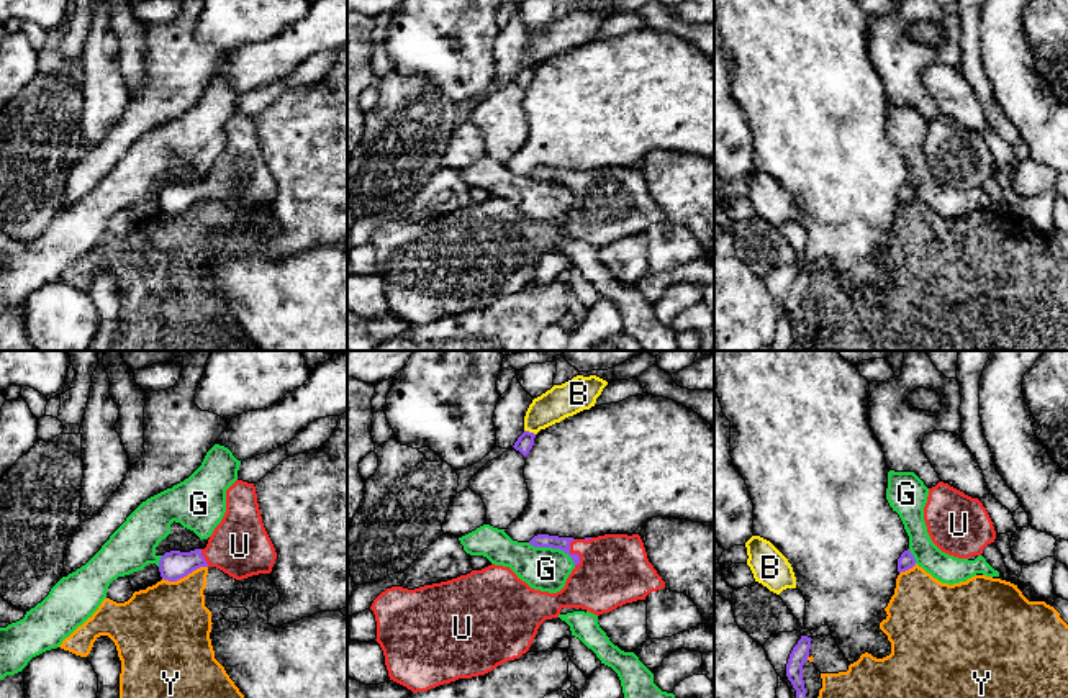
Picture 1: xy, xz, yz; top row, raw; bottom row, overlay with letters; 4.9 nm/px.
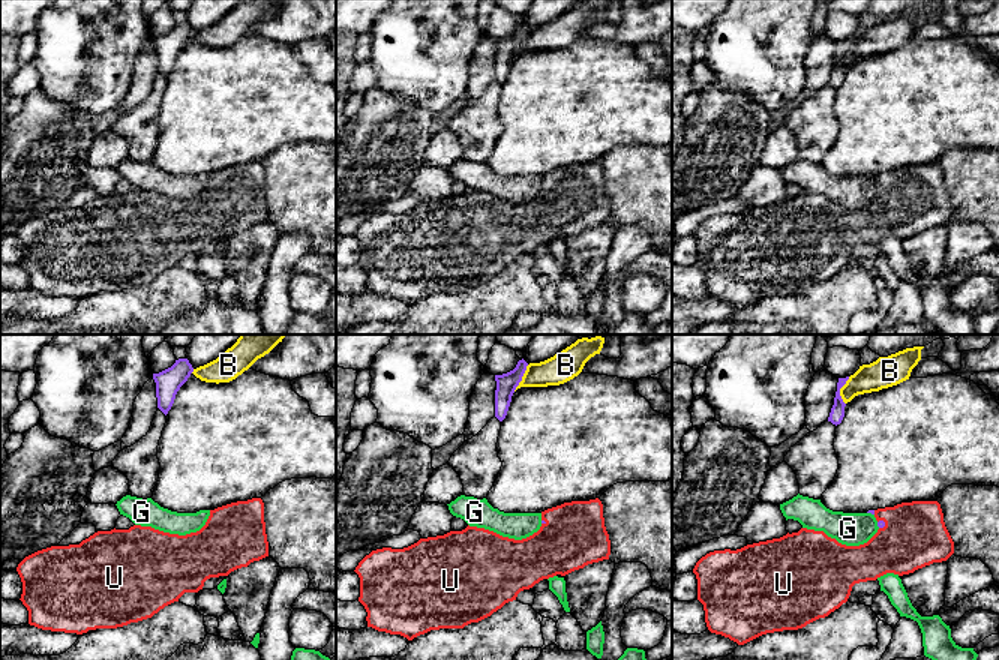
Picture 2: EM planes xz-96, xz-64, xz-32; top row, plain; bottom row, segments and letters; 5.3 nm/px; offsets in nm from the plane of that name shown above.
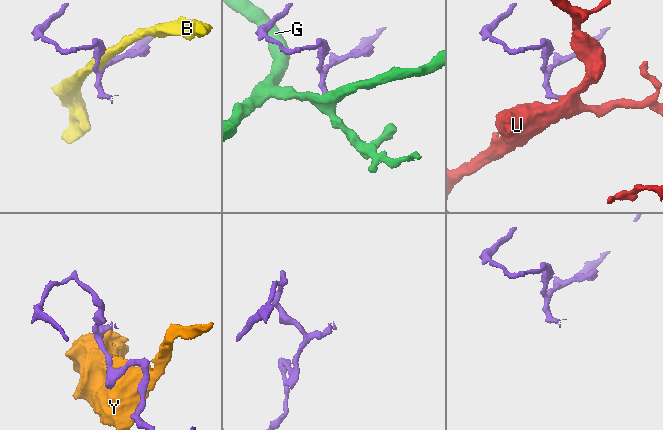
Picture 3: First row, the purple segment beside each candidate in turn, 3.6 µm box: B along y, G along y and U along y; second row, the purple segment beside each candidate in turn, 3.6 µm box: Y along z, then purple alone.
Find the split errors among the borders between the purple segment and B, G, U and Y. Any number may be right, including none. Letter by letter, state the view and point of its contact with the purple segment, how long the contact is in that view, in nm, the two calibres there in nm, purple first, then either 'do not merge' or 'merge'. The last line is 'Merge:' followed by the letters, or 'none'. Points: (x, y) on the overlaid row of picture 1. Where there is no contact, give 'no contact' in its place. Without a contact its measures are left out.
B: contact xz (528, 431); length 60 nm; calibres 90 and 160 nm; do not merge
G: contact xz (552, 548); length 260 nm; calibres 60 and 220 nm; do not merge
U: contact xz (574, 554); length 140 nm; calibres 60 and 340 nm; merge
Y: contact xy (184, 575); length 240 nm; calibres 140 and 400 nm; do not merge
Merge: U

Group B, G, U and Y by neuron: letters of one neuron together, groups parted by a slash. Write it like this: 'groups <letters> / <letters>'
groups B / G / U / Y

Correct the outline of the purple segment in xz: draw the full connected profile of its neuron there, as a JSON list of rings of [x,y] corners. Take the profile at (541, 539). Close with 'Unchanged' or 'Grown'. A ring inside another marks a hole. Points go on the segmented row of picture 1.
[[[537,534],[529,544],[560,549],[572,557],[575,569],[560,591],[534,590],[509,567],[495,564],[414,590],[391,587],[382,591],[370,610],[377,621],[375,641],[383,650],[390,680],[418,693],[459,678],[485,675],[526,654],[539,626],[559,618],[562,608],[582,608],[600,616],[665,588],[639,534],[585,539]]]. Grown

